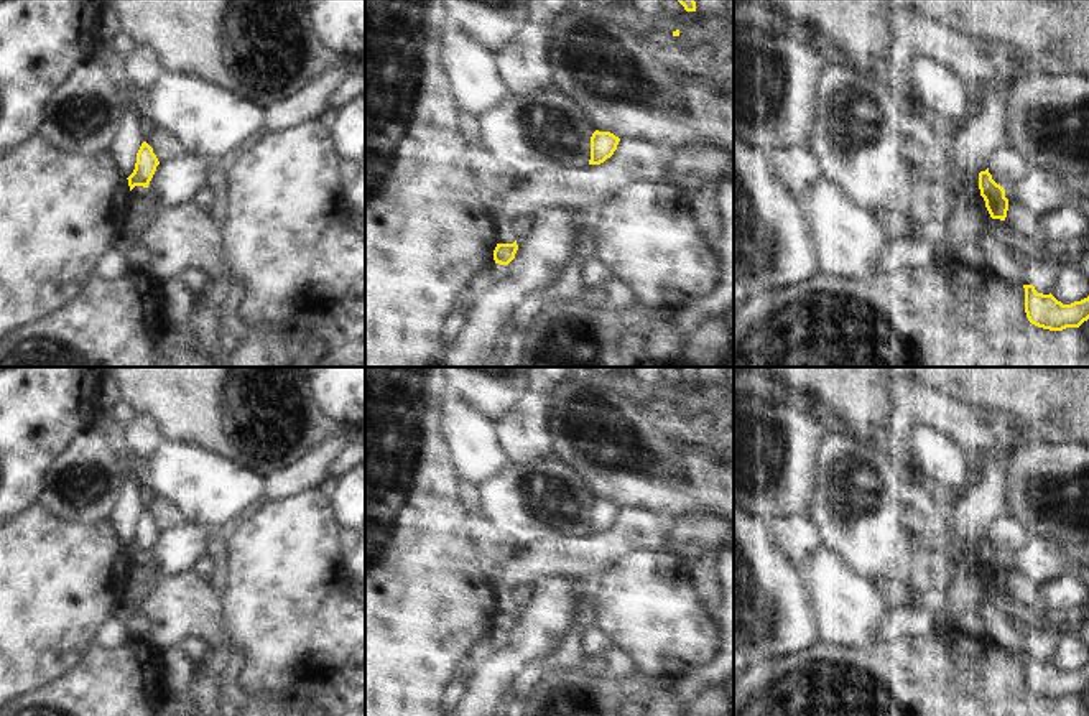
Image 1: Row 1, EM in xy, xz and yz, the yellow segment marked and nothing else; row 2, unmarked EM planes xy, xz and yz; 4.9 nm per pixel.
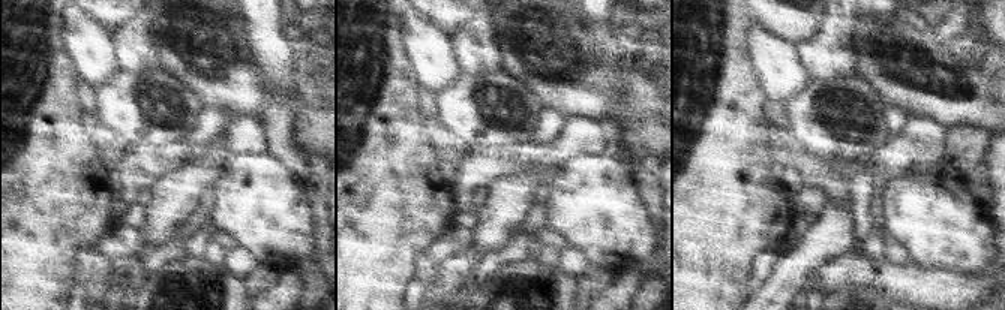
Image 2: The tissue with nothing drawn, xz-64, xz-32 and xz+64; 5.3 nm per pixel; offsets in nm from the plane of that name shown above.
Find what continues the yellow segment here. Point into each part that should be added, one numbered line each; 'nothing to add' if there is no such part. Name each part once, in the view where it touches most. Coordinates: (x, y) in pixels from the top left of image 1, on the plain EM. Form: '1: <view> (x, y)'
nothing to add.

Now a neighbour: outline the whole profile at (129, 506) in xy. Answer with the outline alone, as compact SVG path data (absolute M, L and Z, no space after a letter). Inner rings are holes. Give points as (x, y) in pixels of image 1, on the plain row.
M128 466L125 479L120 486L120 494L107 517L114 535L127 546L135 538L137 522L145 510L145 495L146 492L140 487L133 469Z

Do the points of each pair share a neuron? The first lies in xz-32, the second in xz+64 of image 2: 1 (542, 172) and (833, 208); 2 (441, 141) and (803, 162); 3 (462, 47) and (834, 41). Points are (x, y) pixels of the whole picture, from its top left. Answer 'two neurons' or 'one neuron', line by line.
1: one neuron
2: one neuron
3: one neuron

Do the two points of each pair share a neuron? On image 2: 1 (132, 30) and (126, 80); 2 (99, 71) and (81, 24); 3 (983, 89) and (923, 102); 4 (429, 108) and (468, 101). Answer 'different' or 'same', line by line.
1: different
2: same
3: same
4: different

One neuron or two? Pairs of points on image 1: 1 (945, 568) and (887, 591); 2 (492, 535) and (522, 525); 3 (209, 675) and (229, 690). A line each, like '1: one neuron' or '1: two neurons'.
1: two neurons
2: two neurons
3: two neurons

